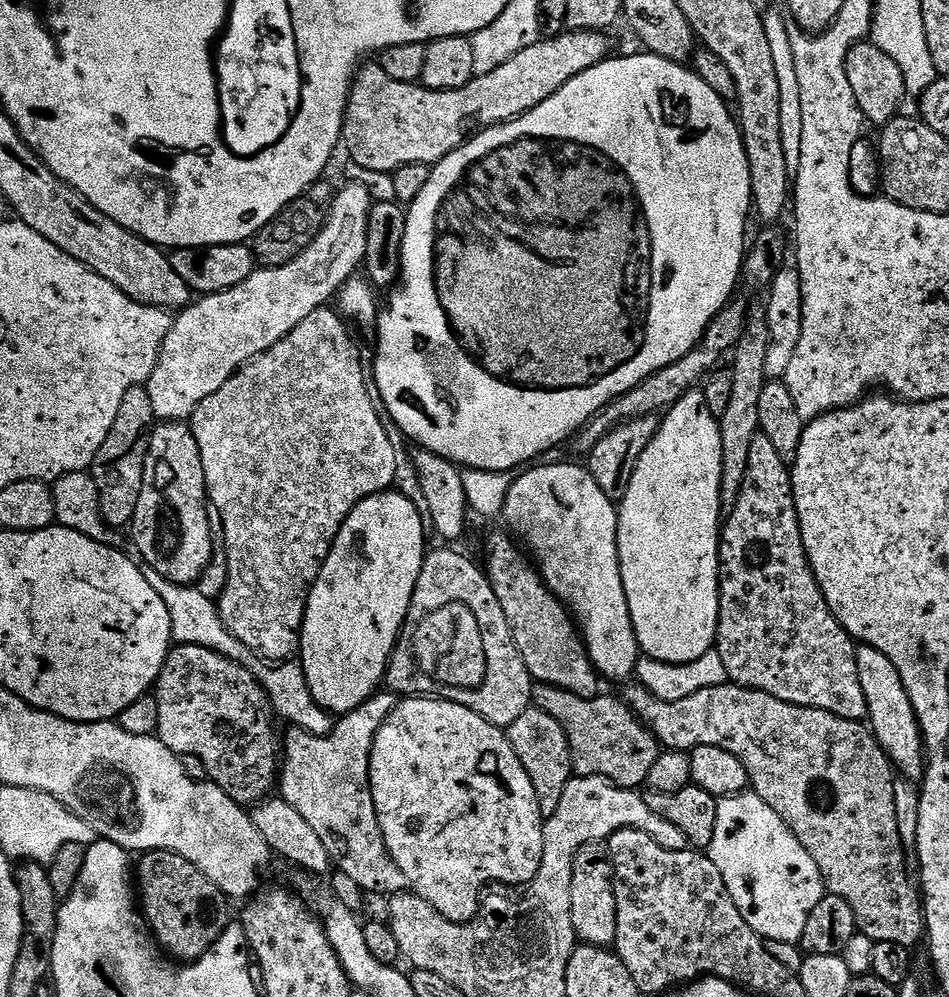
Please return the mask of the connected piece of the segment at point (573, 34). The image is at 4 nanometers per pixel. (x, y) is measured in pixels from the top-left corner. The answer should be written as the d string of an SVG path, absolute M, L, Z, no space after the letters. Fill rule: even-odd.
M565 30L559 36L541 38L536 44L514 54L496 70L473 76L466 87L441 92L425 88L419 83L398 82L390 78L390 74L386 74L386 70L379 62L365 63L357 71L356 78L352 82L352 92L348 96L348 109L344 115L343 147L345 149L348 147L353 162L368 172L392 174L405 164L429 166L437 164L439 160L446 158L446 154L450 154L469 139L468 124L491 126L503 124L506 120L514 120L523 112L531 112L534 106L553 96L562 86L566 86L566 82L570 82L570 78L609 59L613 51L612 44L604 36L607 35L600 30Z

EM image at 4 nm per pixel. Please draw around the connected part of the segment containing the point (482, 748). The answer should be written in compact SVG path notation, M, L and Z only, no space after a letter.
M412 694L401 699L396 708L382 722L378 734L374 738L372 757L370 758L370 782L372 783L372 797L378 814L378 822L386 838L388 849L398 866L406 874L411 891L421 896L438 914L450 918L459 924L467 920L477 919L480 908L480 891L484 884L497 880L500 884L520 884L527 886L538 874L538 866L542 866L544 853L544 822L546 817L540 812L538 794L534 794L534 782L530 782L530 774L518 762L518 754L514 754L512 743L507 738L505 729L497 728L486 718L482 718L474 710L462 706L453 700L441 700L431 694Z

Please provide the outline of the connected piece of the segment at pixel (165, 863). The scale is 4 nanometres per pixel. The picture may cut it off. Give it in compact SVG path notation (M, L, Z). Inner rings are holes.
M157 850L139 857L138 900L156 943L169 957L180 962L191 962L205 956L228 929L229 897L194 862L176 852Z

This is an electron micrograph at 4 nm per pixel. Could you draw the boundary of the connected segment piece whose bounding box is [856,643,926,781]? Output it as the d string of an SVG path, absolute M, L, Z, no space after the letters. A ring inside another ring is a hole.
M865 643L857 647L856 661L863 693L868 699L867 723L893 765L907 779L919 781L926 767L924 735L920 733L916 708L912 705L912 696L906 690L902 674L898 674L898 666L894 666L894 662L882 650L871 648Z

